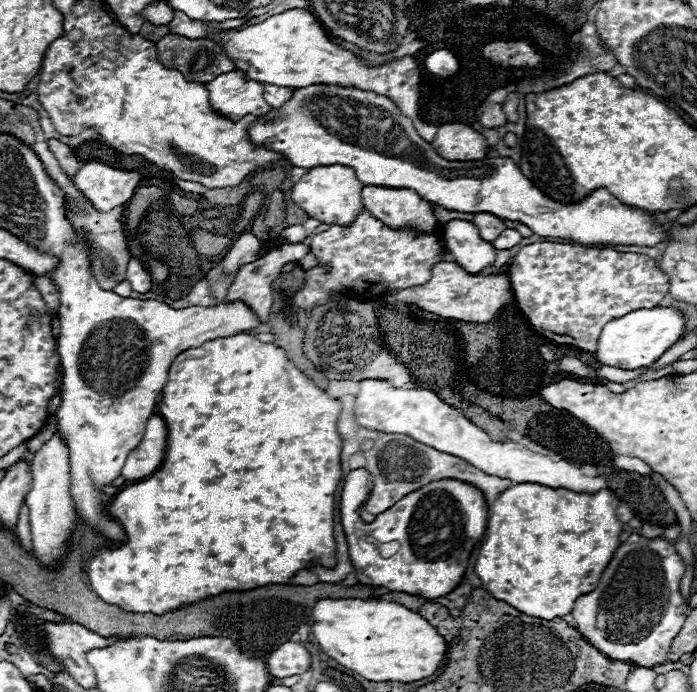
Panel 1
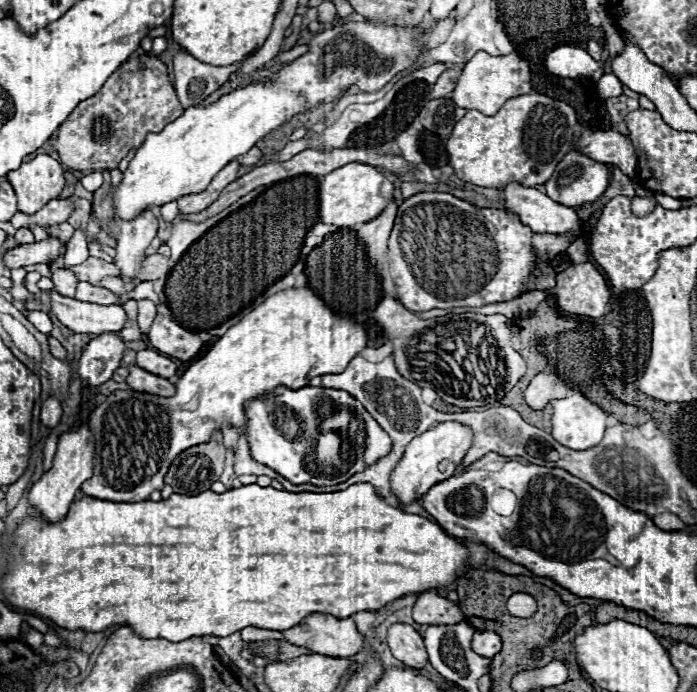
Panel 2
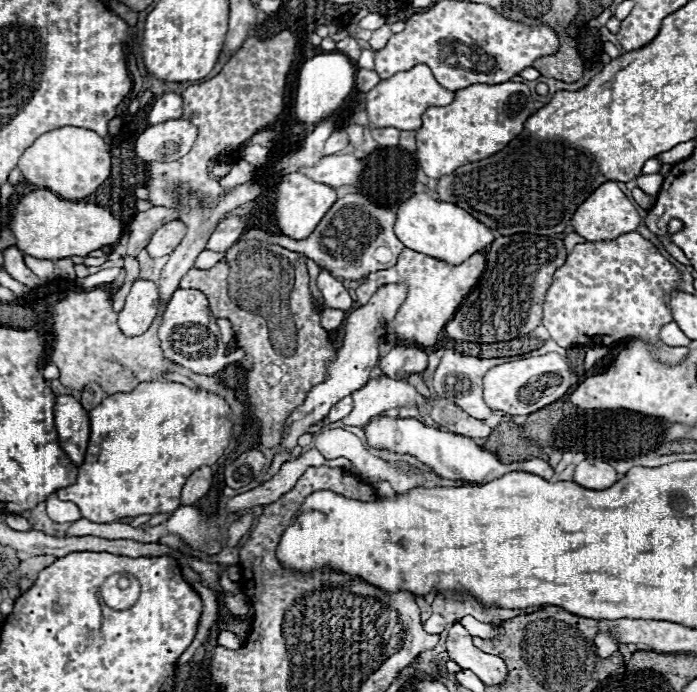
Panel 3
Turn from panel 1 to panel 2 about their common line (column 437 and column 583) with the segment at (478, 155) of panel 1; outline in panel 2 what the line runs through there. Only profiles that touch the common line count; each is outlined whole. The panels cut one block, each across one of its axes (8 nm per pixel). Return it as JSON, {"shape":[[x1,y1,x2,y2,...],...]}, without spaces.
{"shape":[[586,130,578,142,574,142,574,148,588,154,592,160,602,164,614,164,624,174,634,176,638,156,634,144,630,144,630,136,624,136,616,130,608,132,592,132]]}

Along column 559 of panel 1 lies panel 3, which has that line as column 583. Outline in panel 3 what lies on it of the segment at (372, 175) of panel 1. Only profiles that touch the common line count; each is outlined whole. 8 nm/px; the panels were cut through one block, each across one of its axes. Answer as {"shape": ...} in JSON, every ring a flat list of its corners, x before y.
{"shape":[[604,182,598,186,574,212,572,216,572,226,574,232,586,238,588,242,598,242,598,240,614,240,622,234,634,232,636,226,640,224,640,216,632,202,626,198,626,194,616,186,616,182]]}

